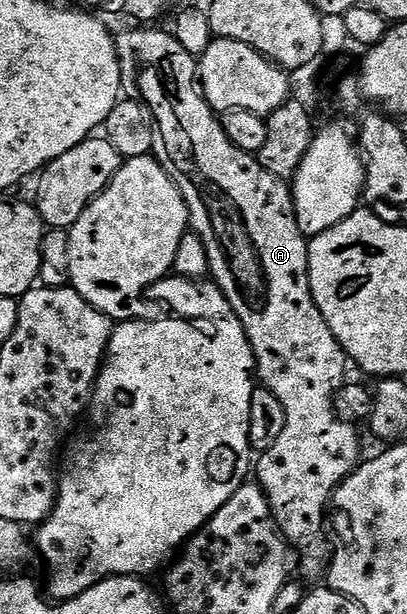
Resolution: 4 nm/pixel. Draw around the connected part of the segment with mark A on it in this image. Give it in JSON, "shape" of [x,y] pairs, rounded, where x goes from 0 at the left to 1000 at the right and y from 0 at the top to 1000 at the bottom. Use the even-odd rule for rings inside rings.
{"shape":[[[329,42],[322,52],[290,52],[285,70],[290,73],[290,104],[300,109],[295,135],[302,151],[317,161],[342,163],[369,182],[369,191],[378,195],[378,244],[376,252],[383,256],[398,275],[418,285],[428,301],[447,311],[450,322],[457,324],[457,340],[467,345],[467,363],[474,376],[501,394],[501,407],[516,422],[516,450],[531,464],[533,474],[555,480],[560,492],[575,502],[575,508],[590,518],[590,524],[604,539],[609,557],[624,572],[624,590],[629,594],[629,612],[639,621],[641,630],[654,632],[678,648],[688,651],[698,664],[698,700],[690,702],[688,713],[671,721],[668,730],[641,738],[629,749],[629,787],[654,808],[654,816],[663,819],[663,839],[673,844],[673,857],[690,866],[703,884],[713,888],[725,901],[732,899],[744,906],[742,932],[752,938],[794,936],[796,932],[796,906],[791,912],[791,845],[801,840],[801,826],[808,829],[816,821],[821,800],[840,790],[850,777],[880,761],[889,736],[889,717],[880,712],[880,704],[867,689],[835,681],[835,673],[821,666],[821,647],[830,642],[830,634],[840,630],[850,612],[850,593],[855,594],[855,581],[850,572],[830,560],[830,552],[816,544],[816,537],[806,531],[806,524],[796,524],[796,518],[786,511],[786,505],[776,498],[776,492],[762,477],[762,441],[757,440],[757,407],[762,406],[754,386],[742,383],[737,368],[727,362],[727,349],[722,347],[722,314],[715,301],[705,295],[678,290],[668,283],[658,283],[658,277],[649,277],[649,270],[639,270],[639,264],[617,249],[590,244],[565,226],[560,218],[545,208],[545,197],[531,187],[506,158],[496,155],[491,132],[486,129],[486,98],[472,88],[462,88],[462,81],[452,81],[452,75],[437,67],[437,60],[415,50],[396,52],[388,42]]]}

